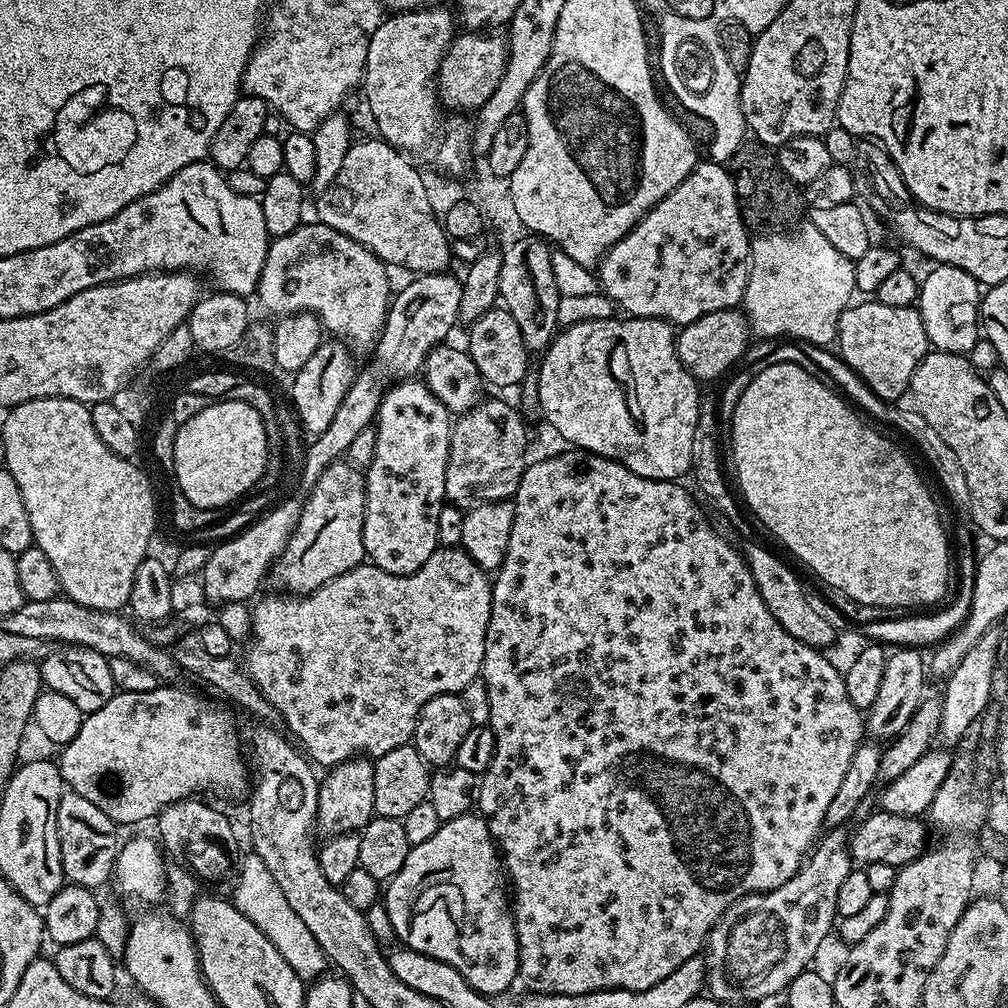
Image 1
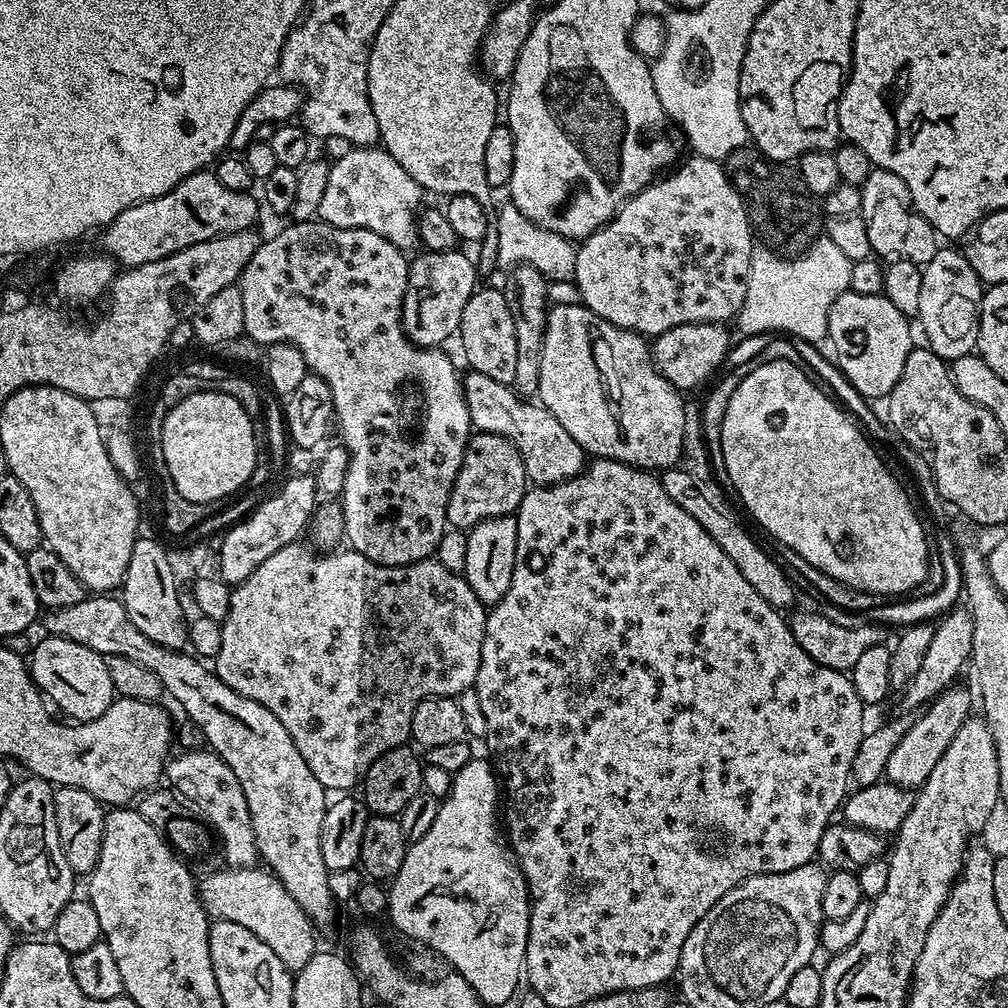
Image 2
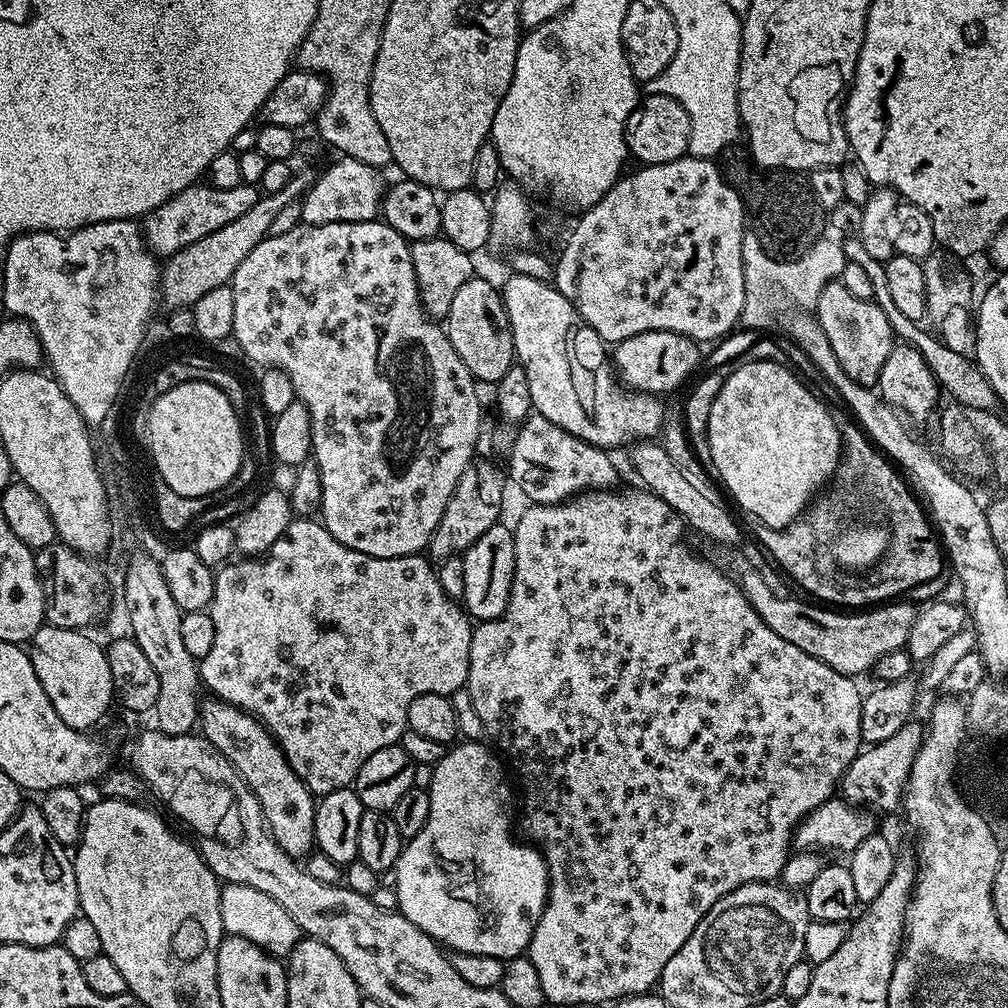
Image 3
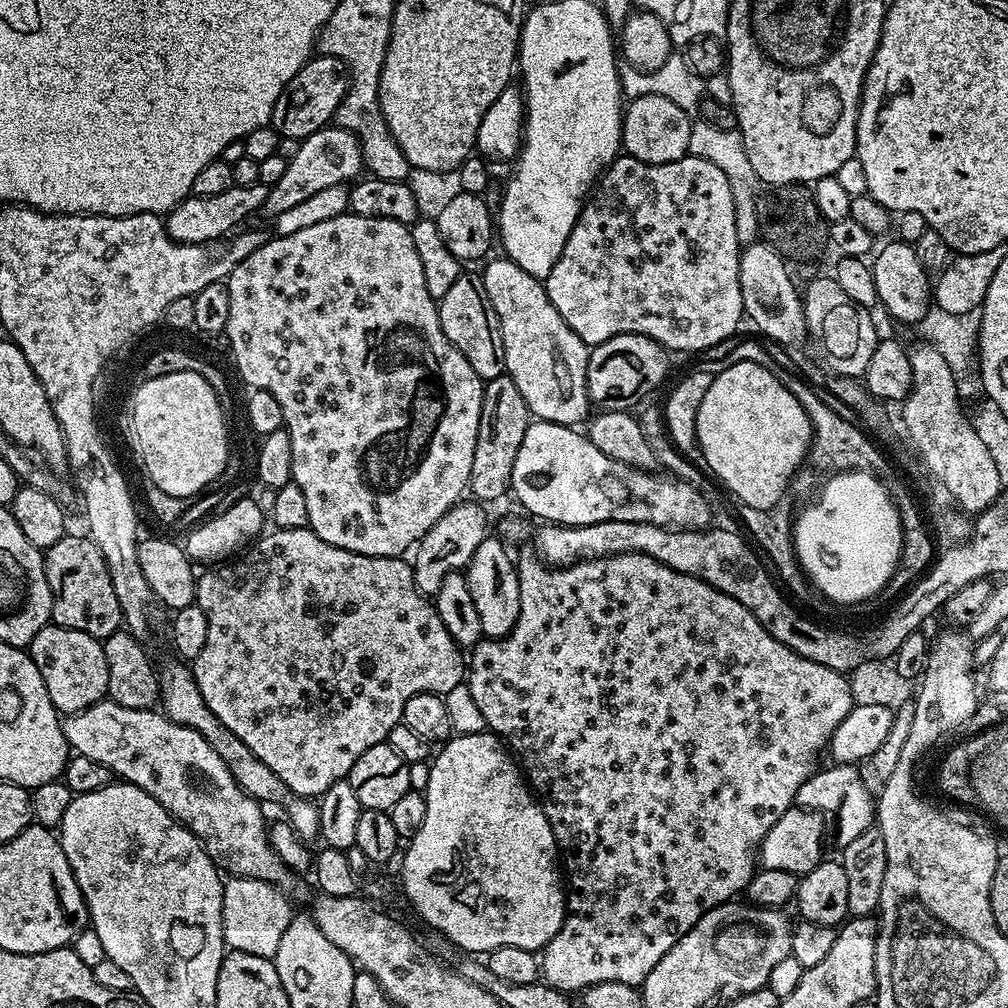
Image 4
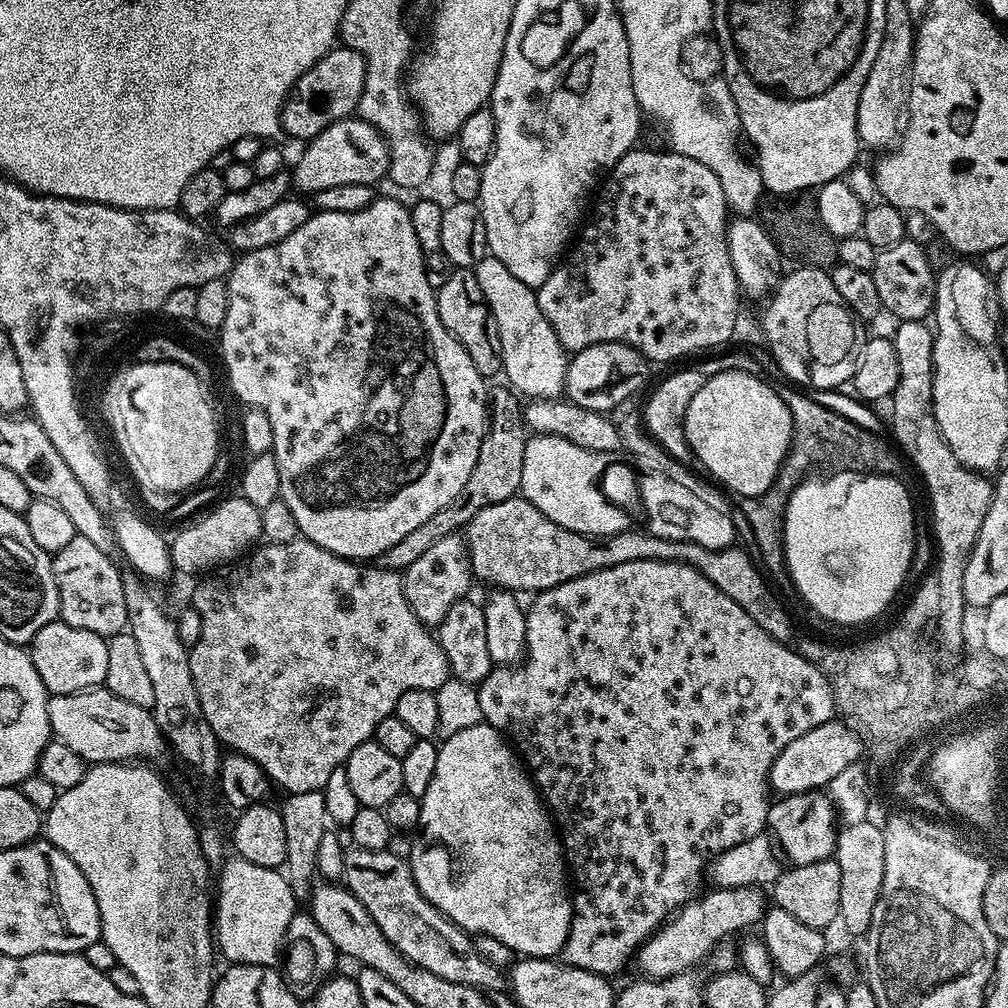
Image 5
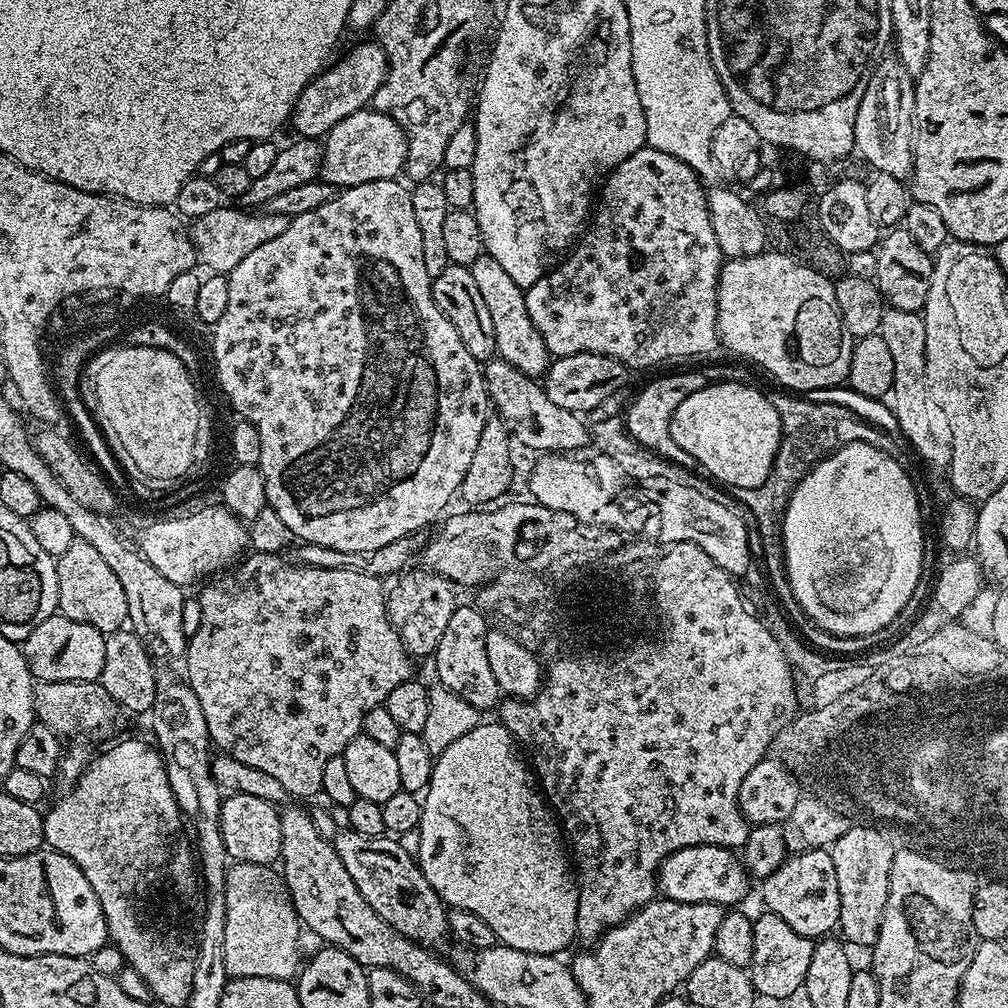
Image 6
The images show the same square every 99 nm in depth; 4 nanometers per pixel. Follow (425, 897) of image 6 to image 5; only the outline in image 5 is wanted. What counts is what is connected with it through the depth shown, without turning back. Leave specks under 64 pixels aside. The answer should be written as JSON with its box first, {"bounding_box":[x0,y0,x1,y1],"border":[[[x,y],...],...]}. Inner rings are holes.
{"bounding_box":[343,846,505,993],"border":[[[355,846],[347,849],[343,856],[345,880],[343,883],[348,891],[354,894],[354,898],[358,898],[358,902],[362,902],[362,906],[366,906],[370,918],[374,918],[374,922],[378,922],[378,930],[382,930],[384,937],[410,963],[422,970],[430,970],[430,974],[438,974],[438,978],[446,978],[446,982],[458,982],[462,986],[474,986],[487,993],[505,991],[505,973],[499,968],[490,966],[490,962],[486,962],[486,958],[482,958],[482,954],[478,954],[475,939],[464,929],[459,928],[450,918],[443,916],[425,898],[422,890],[418,890],[418,882],[414,882],[412,866],[408,860],[398,858],[390,850],[366,850]]]}

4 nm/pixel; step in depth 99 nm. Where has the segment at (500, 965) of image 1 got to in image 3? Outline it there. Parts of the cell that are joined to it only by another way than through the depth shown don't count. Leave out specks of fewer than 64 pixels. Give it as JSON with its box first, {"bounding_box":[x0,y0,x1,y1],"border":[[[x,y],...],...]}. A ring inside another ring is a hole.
{"bounding_box":[394,742,548,962],"border":[[[460,742],[449,747],[443,758],[433,767],[432,781],[427,789],[430,798],[430,818],[426,826],[422,826],[422,830],[418,830],[418,834],[405,843],[394,869],[394,875],[396,875],[395,907],[407,920],[414,922],[418,930],[422,930],[430,939],[435,940],[445,949],[453,948],[454,951],[465,952],[468,956],[489,956],[492,960],[507,962],[527,953],[528,943],[534,934],[534,926],[538,918],[542,918],[544,904],[548,901],[548,867],[543,856],[531,843],[519,844],[512,837],[512,788],[508,785],[507,778],[504,777],[505,765],[503,763],[500,765],[495,755],[497,756],[497,753],[487,743]]]}

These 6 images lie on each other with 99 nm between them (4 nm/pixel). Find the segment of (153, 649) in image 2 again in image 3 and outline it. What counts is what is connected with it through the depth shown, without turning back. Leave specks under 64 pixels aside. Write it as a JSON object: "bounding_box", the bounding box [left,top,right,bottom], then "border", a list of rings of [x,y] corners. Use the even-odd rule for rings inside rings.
{"bounding_box":[198,698,317,857],"border":[[[215,698],[205,699],[201,703],[198,728],[204,739],[235,766],[237,774],[244,779],[254,798],[258,798],[264,823],[268,825],[268,833],[277,846],[291,856],[307,857],[314,848],[317,801],[298,774],[294,774],[290,762],[286,762],[276,739],[249,712]]]}

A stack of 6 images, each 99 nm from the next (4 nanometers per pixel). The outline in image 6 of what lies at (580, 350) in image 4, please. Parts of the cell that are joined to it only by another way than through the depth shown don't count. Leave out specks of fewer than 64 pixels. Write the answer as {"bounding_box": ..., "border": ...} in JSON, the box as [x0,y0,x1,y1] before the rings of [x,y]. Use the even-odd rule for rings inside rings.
{"bounding_box":[470,255,550,378],"border":[[[490,255],[479,256],[470,267],[474,282],[478,285],[482,298],[486,298],[490,318],[494,321],[494,338],[499,359],[522,370],[522,374],[533,378],[543,377],[548,371],[550,353],[546,342],[542,342],[542,334],[538,334],[534,322],[530,322],[530,314],[524,301],[525,289],[518,287],[514,278],[510,278],[510,274],[506,274],[506,270],[502,270],[502,266],[498,266],[498,262],[494,262]]]}

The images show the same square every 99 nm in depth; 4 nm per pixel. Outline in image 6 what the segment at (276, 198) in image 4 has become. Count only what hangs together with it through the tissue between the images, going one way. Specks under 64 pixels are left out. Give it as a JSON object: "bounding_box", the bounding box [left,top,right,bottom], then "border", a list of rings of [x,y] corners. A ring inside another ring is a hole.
{"bounding_box":[319,107,408,190],"border":[[[371,107],[350,114],[350,118],[342,118],[342,122],[323,137],[322,147],[324,153],[319,179],[333,184],[338,190],[353,188],[362,182],[397,179],[404,171],[408,149],[402,126],[398,126],[394,118]]]}

